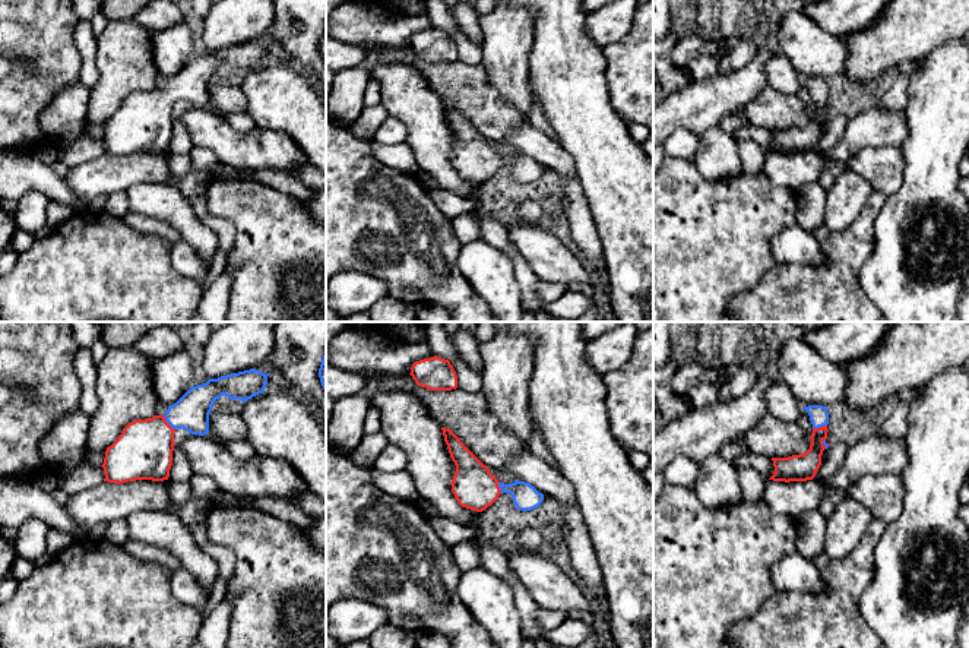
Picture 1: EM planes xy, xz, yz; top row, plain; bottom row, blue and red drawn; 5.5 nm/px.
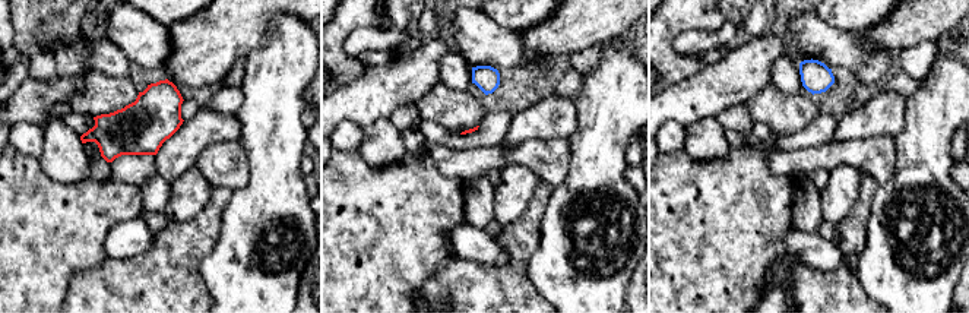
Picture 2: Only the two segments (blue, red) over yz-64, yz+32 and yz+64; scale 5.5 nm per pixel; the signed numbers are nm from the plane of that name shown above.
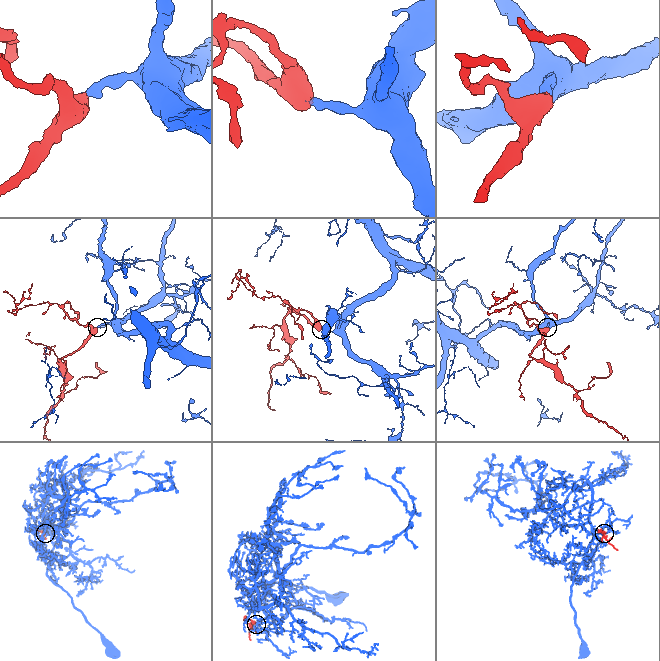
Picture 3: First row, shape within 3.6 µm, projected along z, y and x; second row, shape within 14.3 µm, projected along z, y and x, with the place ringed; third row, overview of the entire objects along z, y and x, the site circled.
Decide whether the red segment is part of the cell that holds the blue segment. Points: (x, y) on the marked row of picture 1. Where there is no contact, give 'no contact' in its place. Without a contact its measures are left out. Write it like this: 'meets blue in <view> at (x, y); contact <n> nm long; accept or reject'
meets blue in xy at (168, 423); contact 110 nm long; accept

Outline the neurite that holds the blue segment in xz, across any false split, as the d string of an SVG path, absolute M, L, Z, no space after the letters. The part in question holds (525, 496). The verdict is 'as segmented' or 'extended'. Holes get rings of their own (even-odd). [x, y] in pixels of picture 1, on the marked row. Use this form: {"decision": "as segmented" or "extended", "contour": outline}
{"decision": "extended", "contour": "M441 427L441 430L450 458L456 465L452 491L460 506L482 512L503 493L510 493L516 509L523 512L542 503L544 494L533 486L519 480L512 484L500 483L450 429Z"}

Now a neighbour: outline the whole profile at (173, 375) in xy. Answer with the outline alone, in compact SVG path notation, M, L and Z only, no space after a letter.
M186 350L152 360L152 383L159 404L175 404L194 377L193 360Z

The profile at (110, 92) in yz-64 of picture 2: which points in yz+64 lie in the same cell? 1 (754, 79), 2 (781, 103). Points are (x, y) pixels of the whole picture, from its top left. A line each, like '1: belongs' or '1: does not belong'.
1: does not belong
2: belongs

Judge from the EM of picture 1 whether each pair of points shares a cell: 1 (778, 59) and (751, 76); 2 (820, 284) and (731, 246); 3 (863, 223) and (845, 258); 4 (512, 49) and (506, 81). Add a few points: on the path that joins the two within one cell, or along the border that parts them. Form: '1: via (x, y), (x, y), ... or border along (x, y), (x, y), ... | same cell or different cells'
1: border along (775, 53), (765, 68), (768, 85) | different cells
2: border along (776, 265), (751, 288) | different cells
3: via (861, 231), (849, 249) | same cell
4: via (507, 56), (507, 73) | same cell

